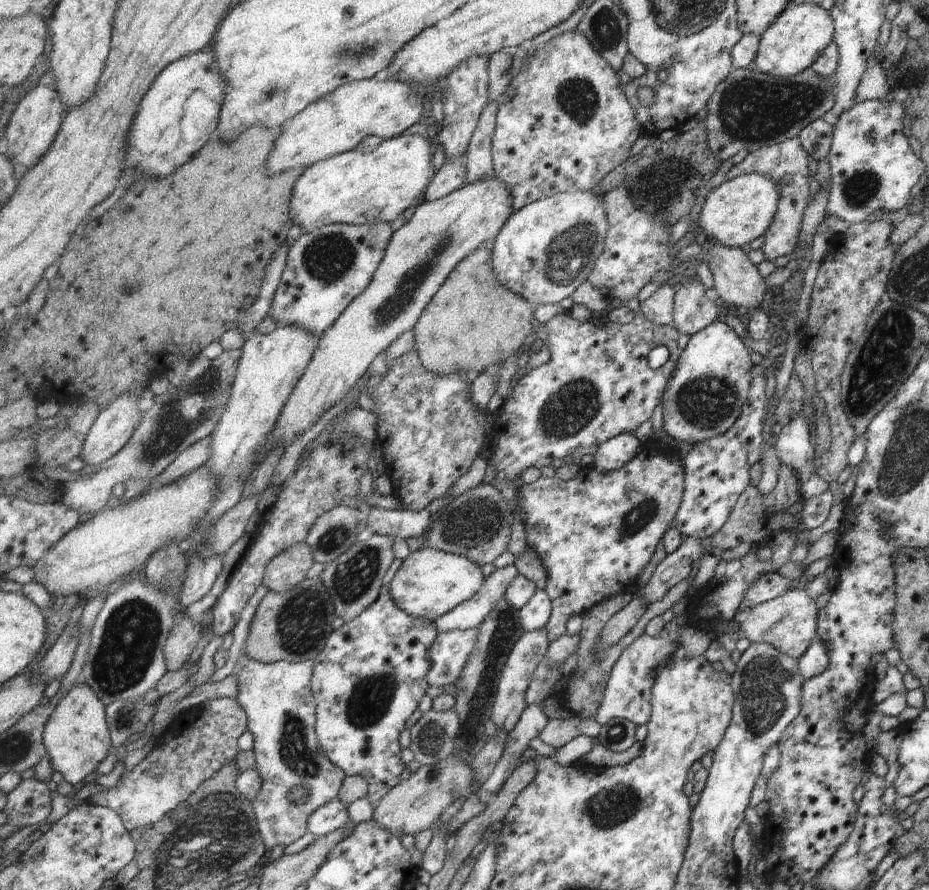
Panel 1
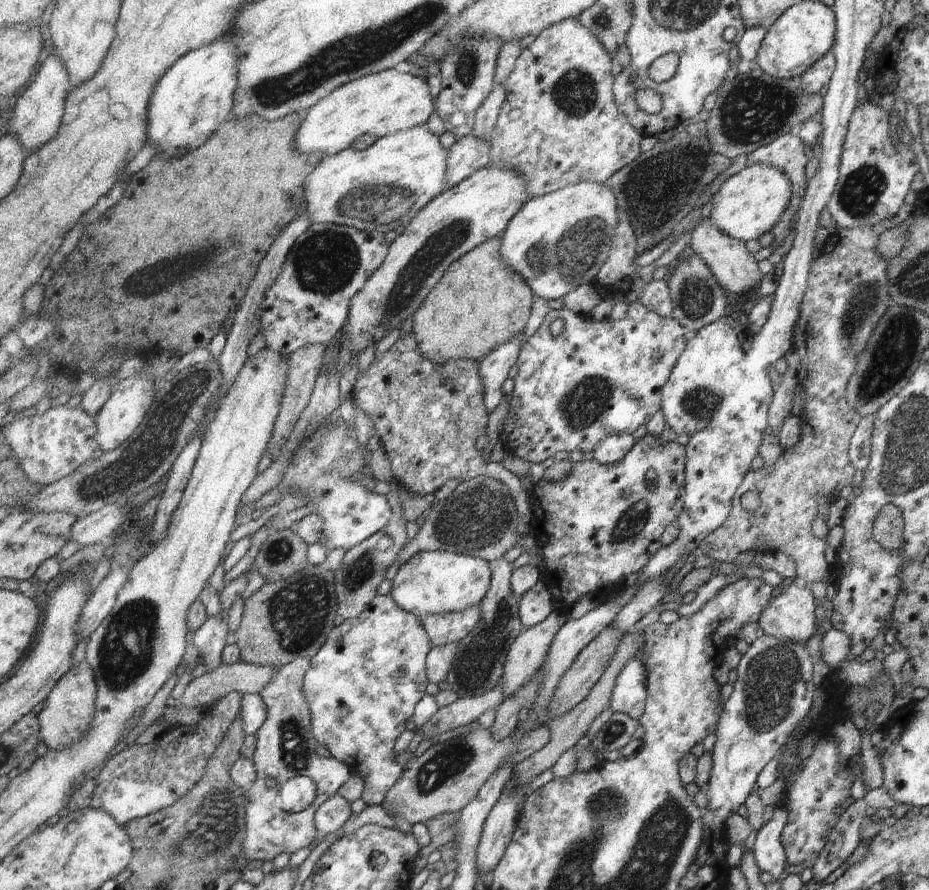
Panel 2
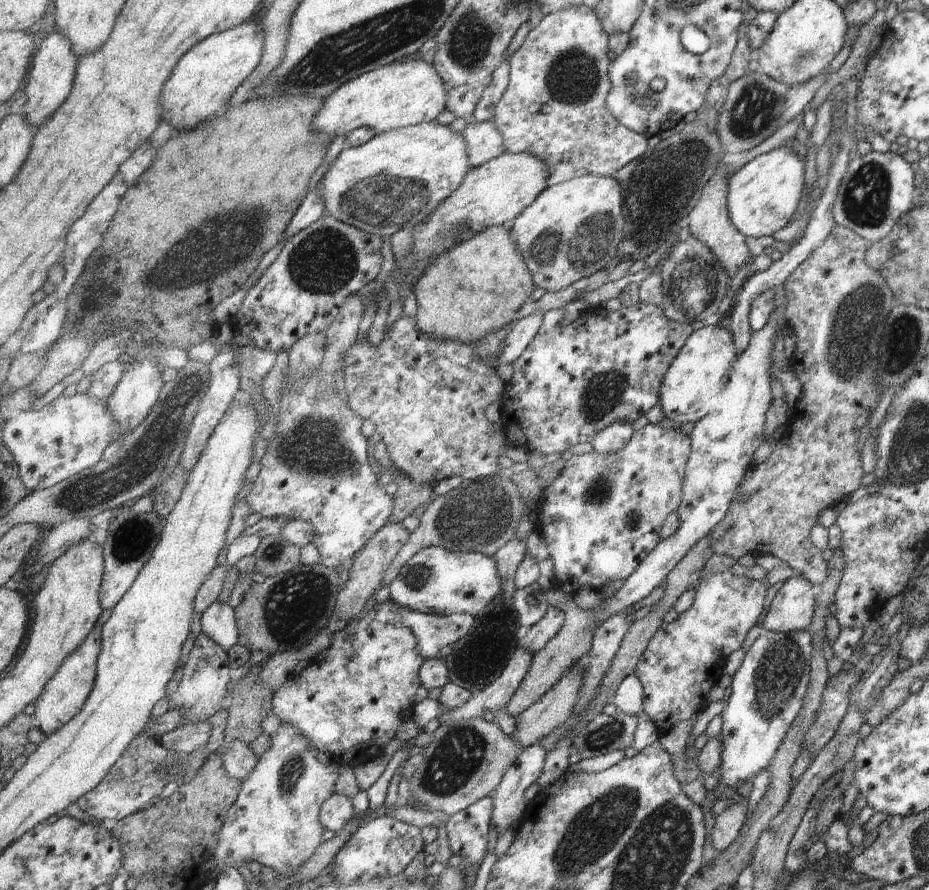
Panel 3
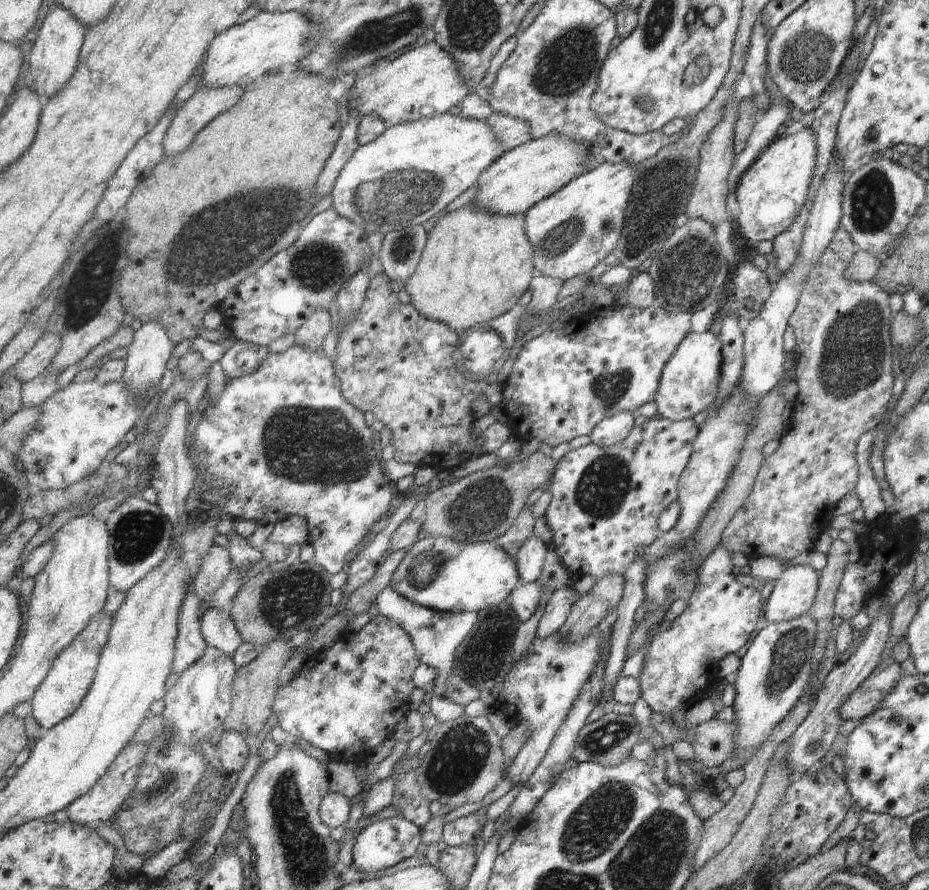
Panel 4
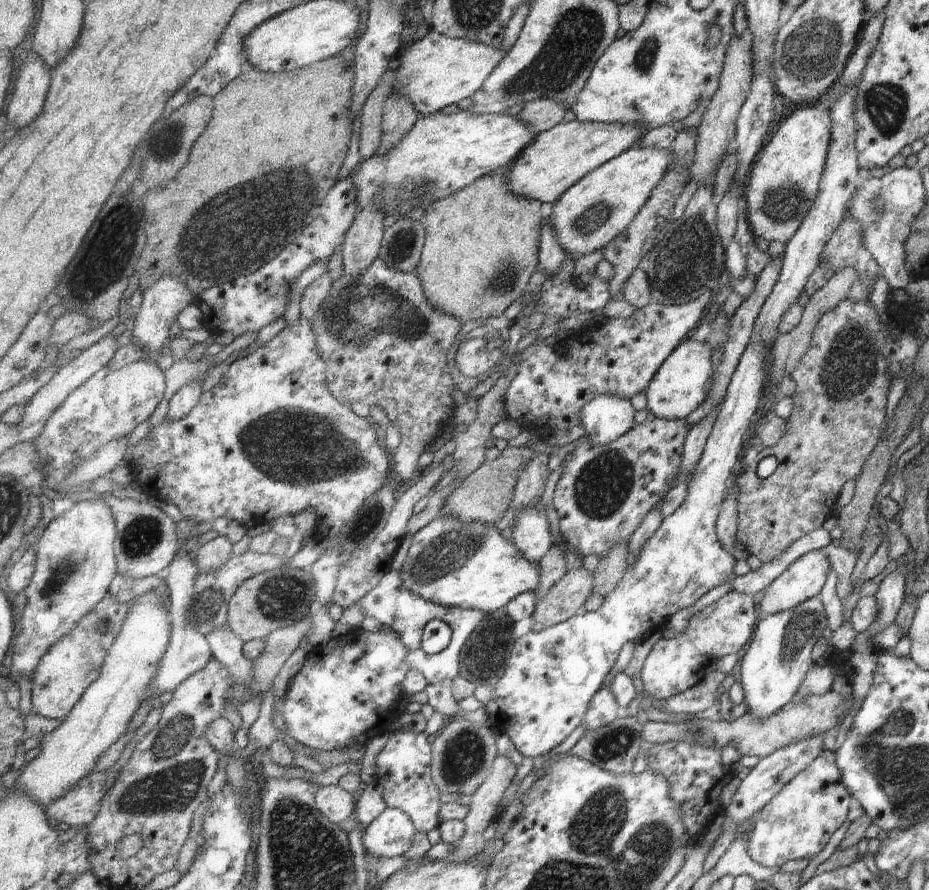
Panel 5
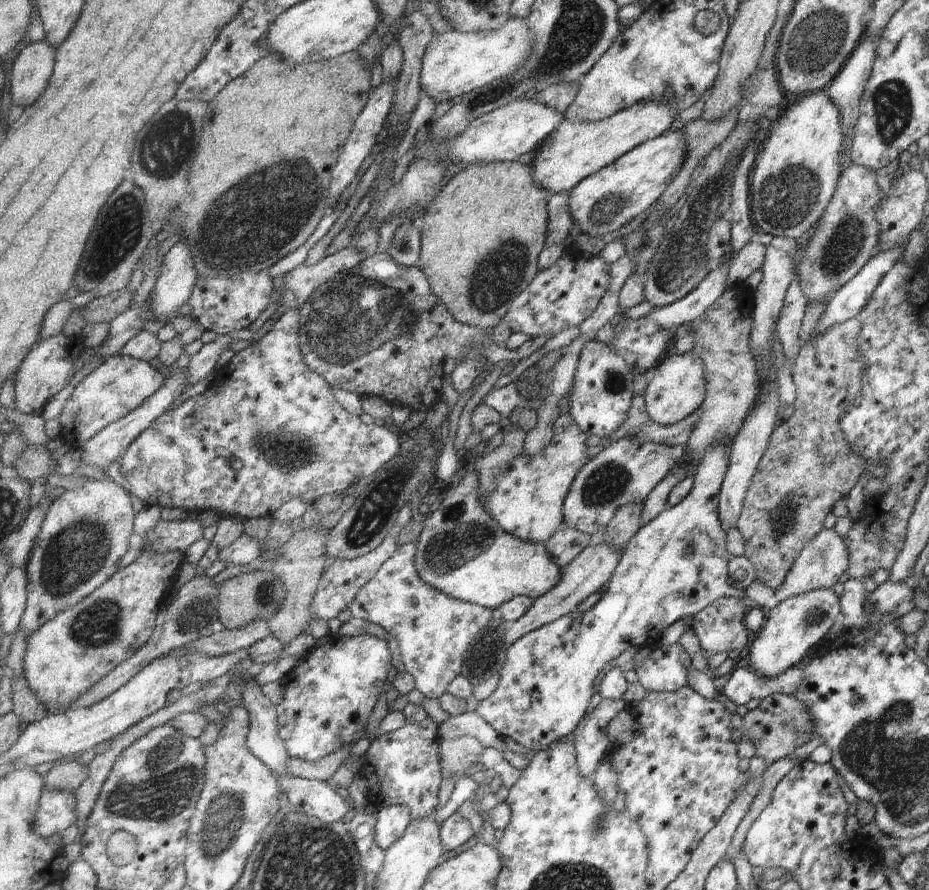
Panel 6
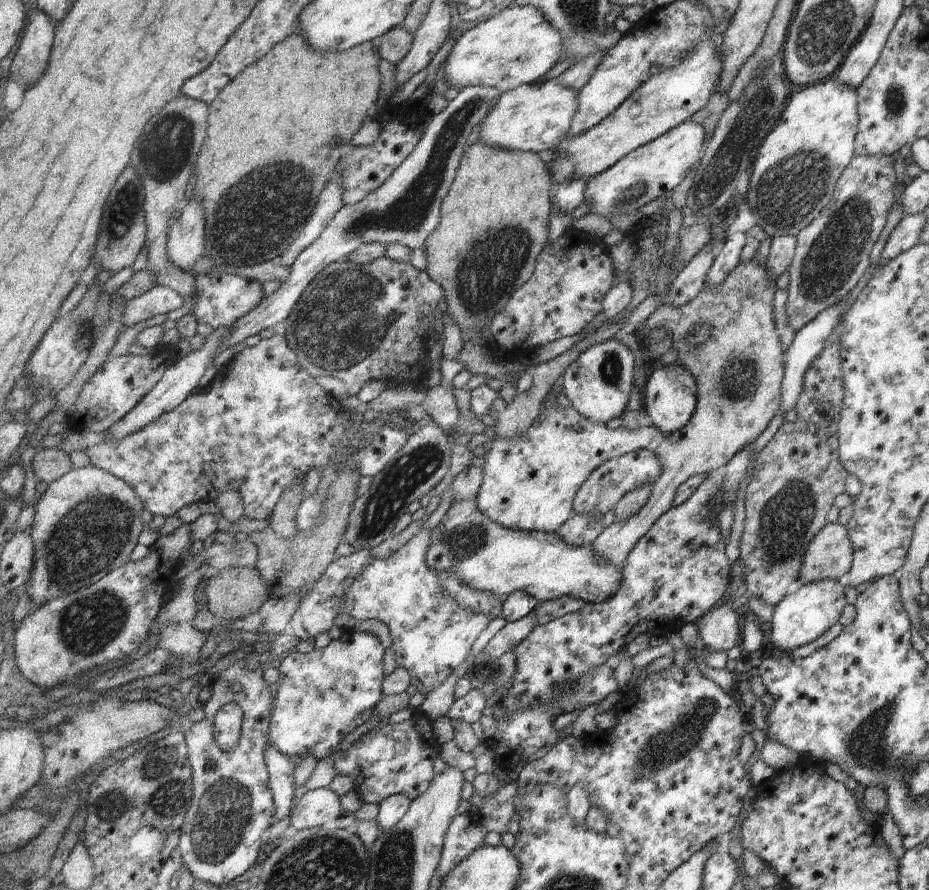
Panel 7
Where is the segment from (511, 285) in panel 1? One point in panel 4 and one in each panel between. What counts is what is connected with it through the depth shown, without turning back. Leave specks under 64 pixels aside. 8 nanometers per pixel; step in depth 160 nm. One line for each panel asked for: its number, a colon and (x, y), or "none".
2: (559, 241)
3: (574, 229)
4: (573, 230)

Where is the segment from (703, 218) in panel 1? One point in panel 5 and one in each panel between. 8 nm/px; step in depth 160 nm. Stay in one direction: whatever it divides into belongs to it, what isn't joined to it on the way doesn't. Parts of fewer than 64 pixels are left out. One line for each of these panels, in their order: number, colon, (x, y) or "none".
2: (746, 205)
3: (763, 195)
4: (768, 195)
5: (783, 178)

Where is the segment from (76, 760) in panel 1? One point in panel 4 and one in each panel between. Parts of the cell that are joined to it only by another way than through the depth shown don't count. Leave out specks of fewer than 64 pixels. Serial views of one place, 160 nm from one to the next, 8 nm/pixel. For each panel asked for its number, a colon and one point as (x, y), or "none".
2: (67, 717)
3: (64, 696)
4: (68, 682)

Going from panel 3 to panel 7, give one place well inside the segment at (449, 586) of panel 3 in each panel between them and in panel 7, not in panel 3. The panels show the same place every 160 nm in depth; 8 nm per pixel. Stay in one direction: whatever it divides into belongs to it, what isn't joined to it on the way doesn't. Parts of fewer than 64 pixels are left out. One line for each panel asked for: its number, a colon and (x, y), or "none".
4: (441, 573)
5: (452, 563)
6: (462, 550)
7: (489, 557)

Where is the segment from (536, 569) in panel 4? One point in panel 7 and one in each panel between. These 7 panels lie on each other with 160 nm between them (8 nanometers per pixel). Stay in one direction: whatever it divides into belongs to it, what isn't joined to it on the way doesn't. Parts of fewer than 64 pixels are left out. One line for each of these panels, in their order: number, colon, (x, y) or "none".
5: (532, 534)
6: (528, 502)
7: (531, 483)

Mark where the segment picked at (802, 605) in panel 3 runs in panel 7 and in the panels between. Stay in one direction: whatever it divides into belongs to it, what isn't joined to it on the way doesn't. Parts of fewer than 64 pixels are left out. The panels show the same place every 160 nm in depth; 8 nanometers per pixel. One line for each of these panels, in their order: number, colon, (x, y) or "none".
4: (793, 594)
5: (803, 578)
6: (823, 560)
7: (828, 556)

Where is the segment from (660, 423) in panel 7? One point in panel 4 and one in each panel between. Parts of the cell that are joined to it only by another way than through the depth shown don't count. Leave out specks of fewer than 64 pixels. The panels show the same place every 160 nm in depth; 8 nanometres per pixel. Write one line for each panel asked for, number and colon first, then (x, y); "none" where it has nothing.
4: (690, 382)
5: (680, 387)
6: (676, 388)

